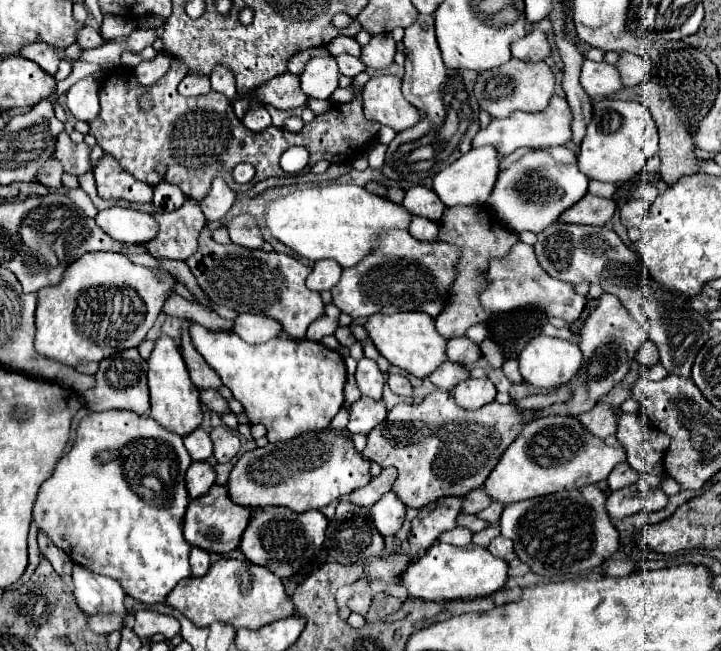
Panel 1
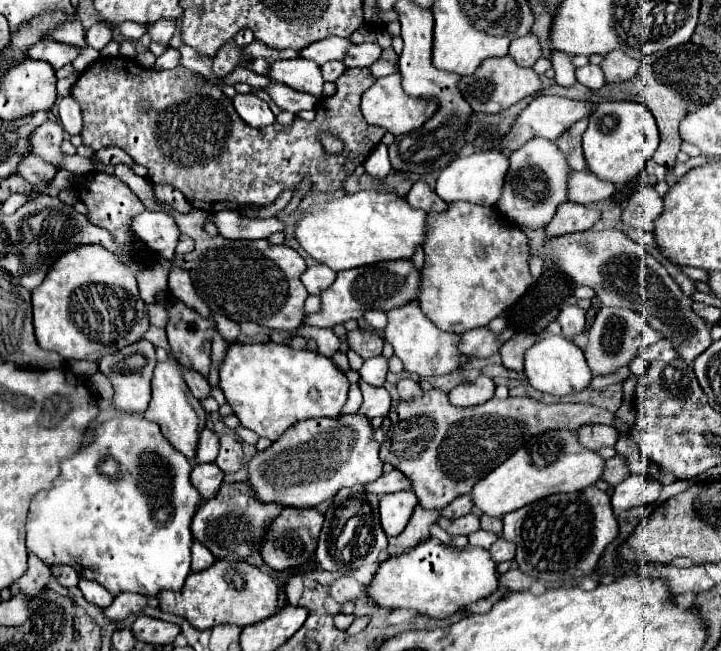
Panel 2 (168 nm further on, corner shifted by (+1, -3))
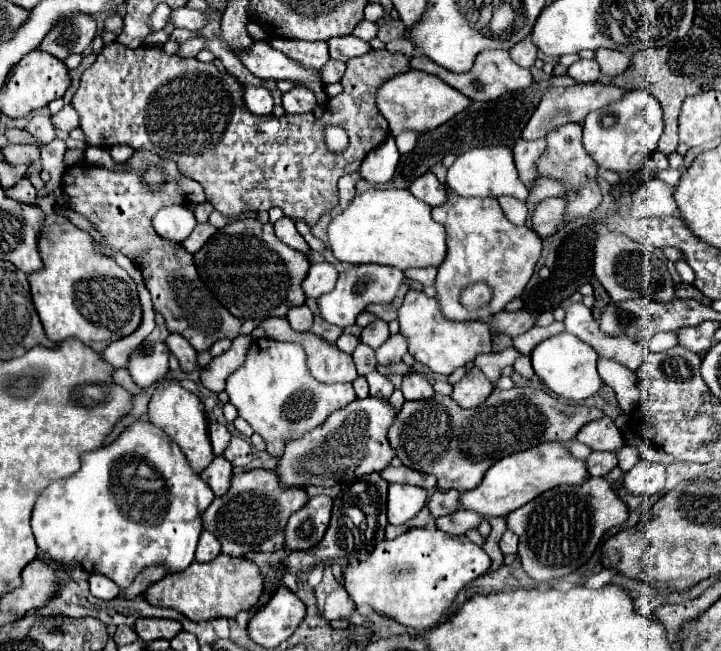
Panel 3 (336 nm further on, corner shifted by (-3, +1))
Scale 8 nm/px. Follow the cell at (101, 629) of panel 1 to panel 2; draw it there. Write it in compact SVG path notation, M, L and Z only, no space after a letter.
M120 593L114 597L112 605L104 609L104 615L112 623L122 623L130 613L138 613L146 605L148 597L140 597L138 593Z

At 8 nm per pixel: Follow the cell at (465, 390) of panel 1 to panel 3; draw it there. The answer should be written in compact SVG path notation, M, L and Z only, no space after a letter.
M472 367L462 381L458 381L454 385L454 391L452 391L452 397L454 401L464 407L464 409L472 409L472 407L478 407L482 405L488 395L492 393L492 383L486 379L486 375L478 369L478 367Z

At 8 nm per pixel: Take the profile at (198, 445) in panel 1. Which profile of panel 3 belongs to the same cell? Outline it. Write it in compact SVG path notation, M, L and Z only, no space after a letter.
M212 423L208 427L208 433L210 433L210 441L212 441L214 455L222 455L222 451L228 447L228 443L232 439L230 431L224 425L220 425L220 423Z

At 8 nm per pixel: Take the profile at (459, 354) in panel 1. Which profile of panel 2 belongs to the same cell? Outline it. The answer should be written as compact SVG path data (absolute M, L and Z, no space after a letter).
M486 327L462 333L460 343L458 343L460 353L466 355L468 359L490 357L490 355L494 355L498 351L498 347L500 347L500 343L498 343L496 335L492 331L488 331Z

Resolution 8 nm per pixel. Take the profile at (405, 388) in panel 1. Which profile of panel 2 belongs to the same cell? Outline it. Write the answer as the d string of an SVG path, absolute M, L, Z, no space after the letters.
M402 379L402 381L398 381L396 387L398 387L400 399L404 399L404 401L412 401L416 397L422 397L420 385L416 381L412 381L412 379Z

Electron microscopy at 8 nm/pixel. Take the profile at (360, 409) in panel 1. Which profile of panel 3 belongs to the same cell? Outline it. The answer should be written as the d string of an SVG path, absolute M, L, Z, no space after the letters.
M372 371L372 373L366 375L366 379L370 383L370 395L380 395L380 397L386 397L386 399L392 395L394 385L388 377L380 375L378 371Z

